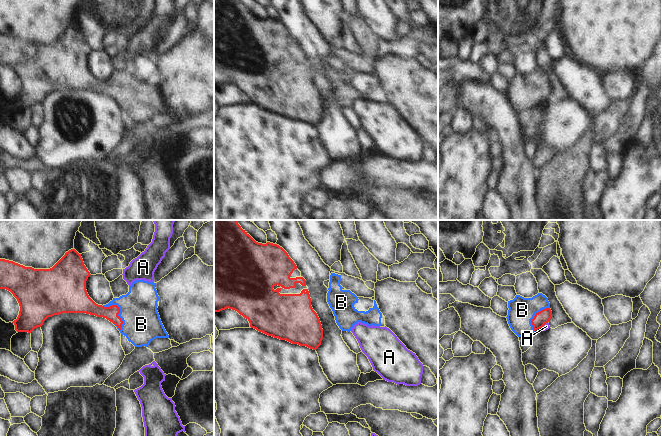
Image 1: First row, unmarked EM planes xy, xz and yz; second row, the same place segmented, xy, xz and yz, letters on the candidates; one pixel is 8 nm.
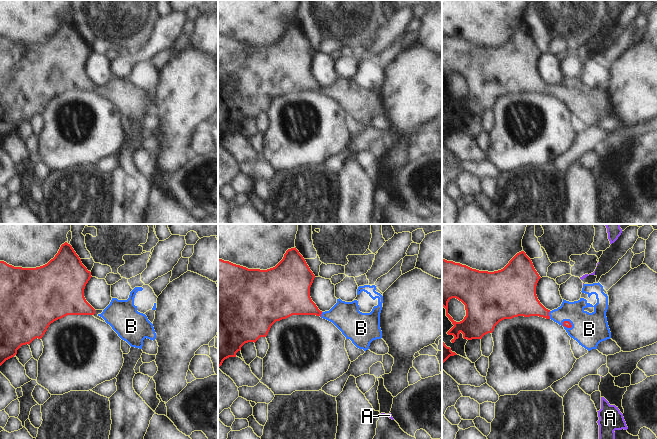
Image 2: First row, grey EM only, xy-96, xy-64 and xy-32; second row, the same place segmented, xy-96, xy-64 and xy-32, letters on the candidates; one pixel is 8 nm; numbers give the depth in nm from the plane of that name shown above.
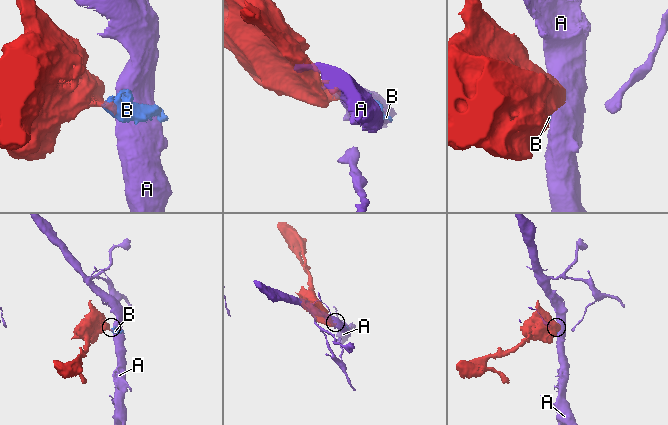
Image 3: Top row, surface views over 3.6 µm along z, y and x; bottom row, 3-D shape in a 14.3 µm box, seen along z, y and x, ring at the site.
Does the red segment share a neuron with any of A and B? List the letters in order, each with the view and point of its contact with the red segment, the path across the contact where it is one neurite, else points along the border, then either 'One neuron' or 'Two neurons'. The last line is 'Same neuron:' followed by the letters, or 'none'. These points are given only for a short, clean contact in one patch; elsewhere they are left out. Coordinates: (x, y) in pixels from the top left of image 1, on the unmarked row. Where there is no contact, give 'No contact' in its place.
A: Touches red at yz (544, 100). Boundary: yz (547, 98), (542, 102). Two neurons
B: Touches red at xy (119, 87). Path across: xy (89, 82), (100, 87), (119, 87), (130, 89), (141, 100). One neuron
Same neuron: B

